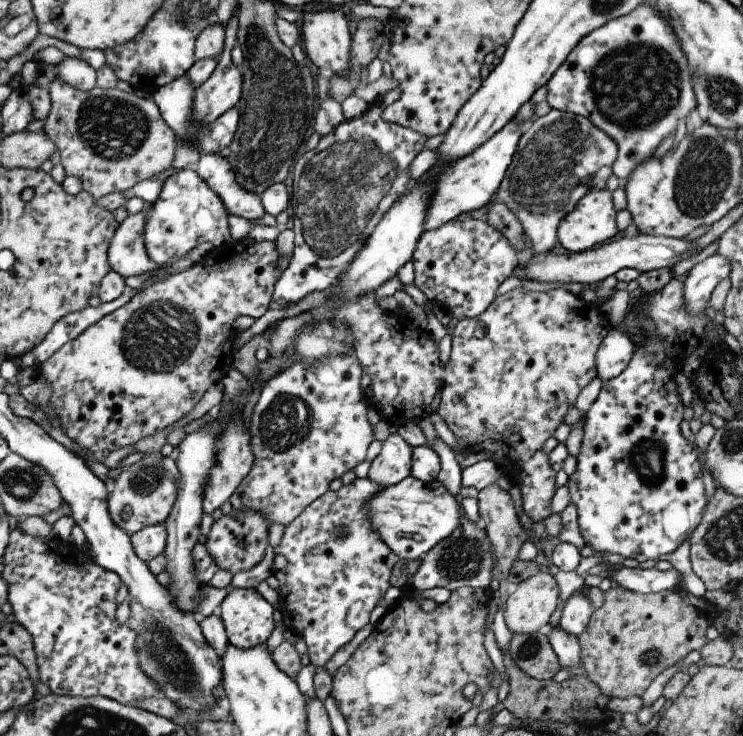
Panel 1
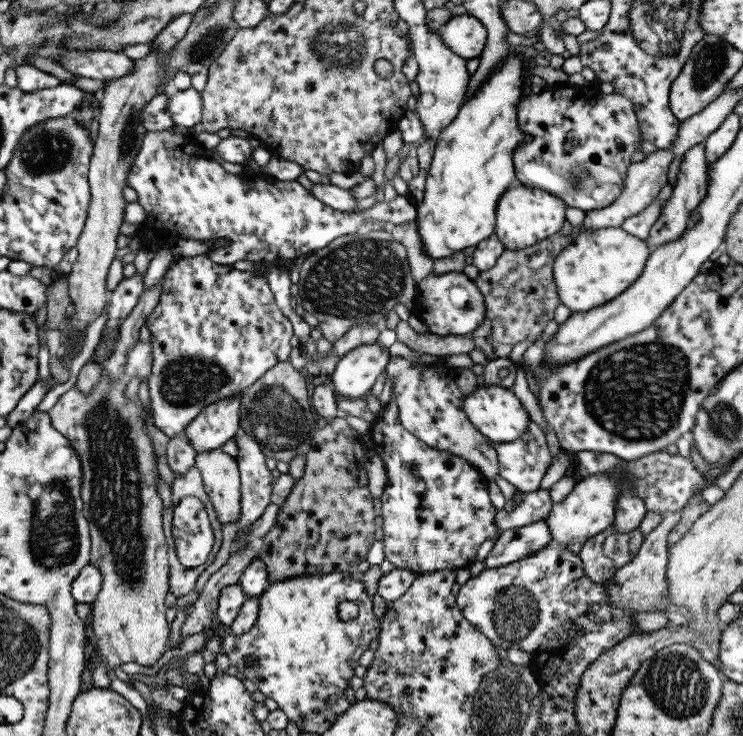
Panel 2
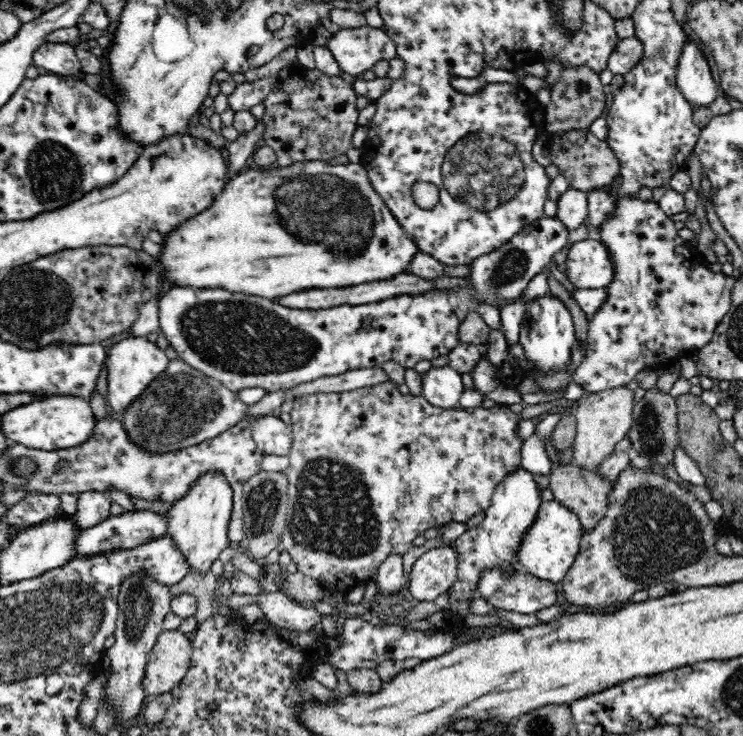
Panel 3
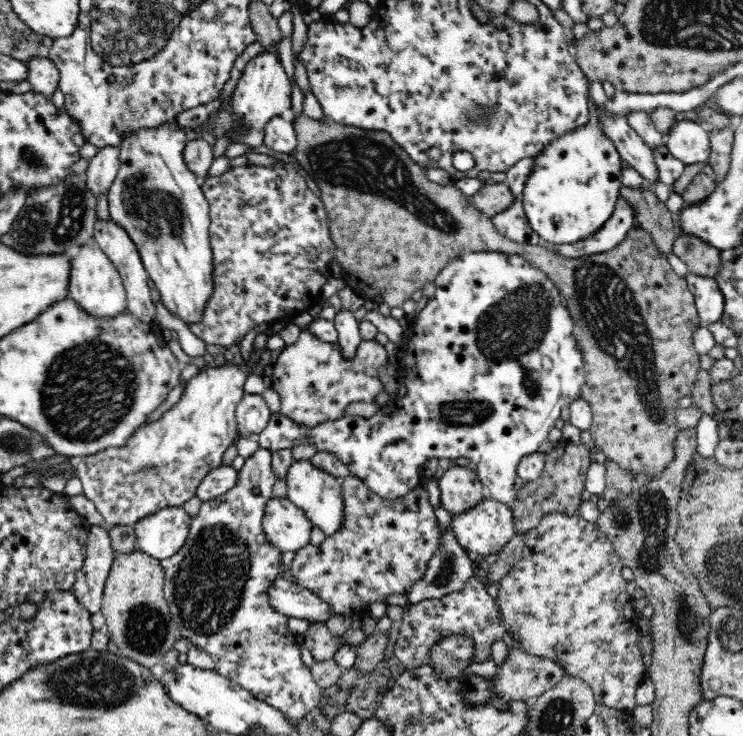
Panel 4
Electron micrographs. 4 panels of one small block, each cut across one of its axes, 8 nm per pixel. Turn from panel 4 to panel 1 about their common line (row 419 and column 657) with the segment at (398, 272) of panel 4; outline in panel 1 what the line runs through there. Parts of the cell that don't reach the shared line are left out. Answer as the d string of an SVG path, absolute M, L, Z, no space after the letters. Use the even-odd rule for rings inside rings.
M613 586L579 634L582 671L604 696L641 697L658 674L707 643L706 630L720 612L704 596L694 596L684 587L637 593Z

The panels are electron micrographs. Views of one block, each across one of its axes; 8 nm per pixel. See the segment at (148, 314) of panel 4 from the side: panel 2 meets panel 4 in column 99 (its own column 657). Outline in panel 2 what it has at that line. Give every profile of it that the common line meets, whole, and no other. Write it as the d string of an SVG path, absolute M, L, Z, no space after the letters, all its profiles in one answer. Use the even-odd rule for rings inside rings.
M704 142L695 144L682 156L682 163L679 167L677 181L672 190L671 197L666 200L658 220L656 220L652 230L650 230L650 234L648 234L648 238L646 238L648 248L652 245L656 245L657 248L662 247L664 243L680 237L692 225L690 214L694 210L698 211L698 204L704 199L704 195L708 191L708 173L709 164L707 164L706 160Z

